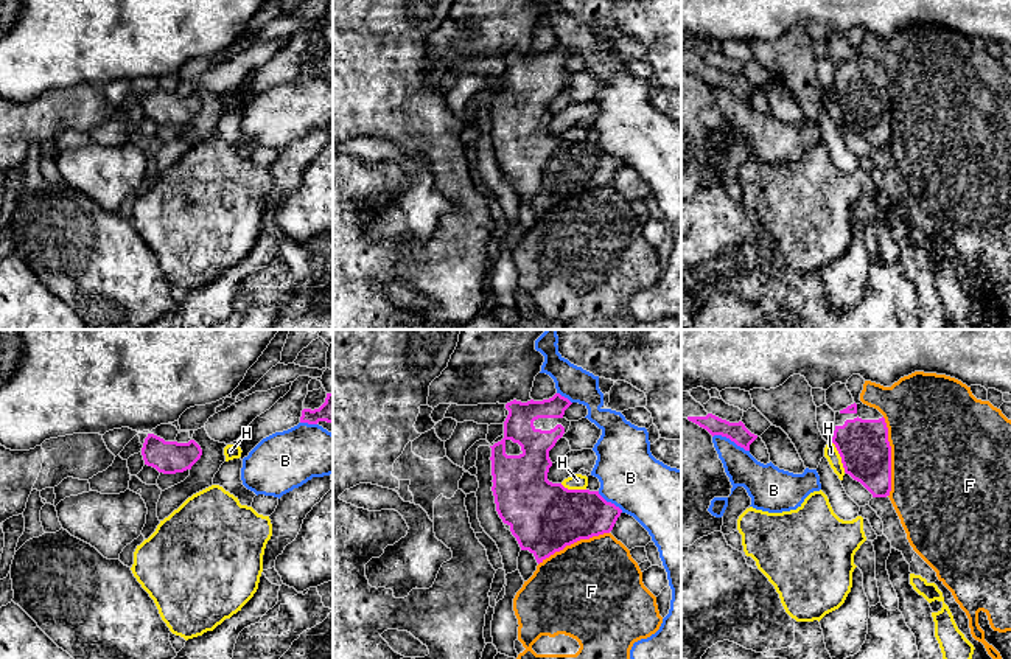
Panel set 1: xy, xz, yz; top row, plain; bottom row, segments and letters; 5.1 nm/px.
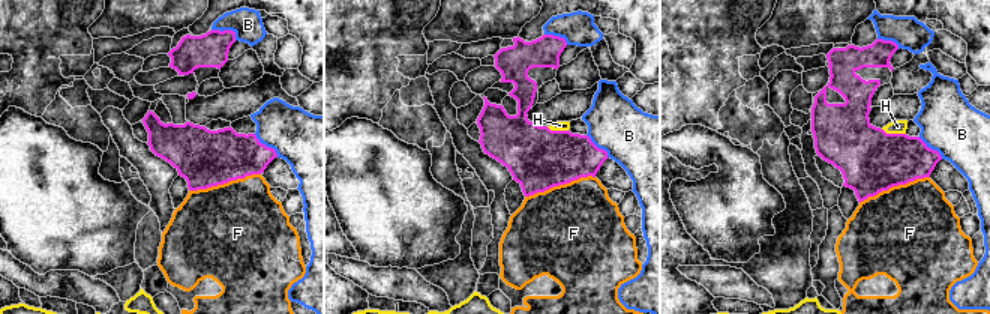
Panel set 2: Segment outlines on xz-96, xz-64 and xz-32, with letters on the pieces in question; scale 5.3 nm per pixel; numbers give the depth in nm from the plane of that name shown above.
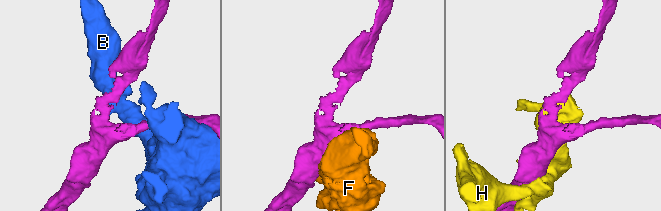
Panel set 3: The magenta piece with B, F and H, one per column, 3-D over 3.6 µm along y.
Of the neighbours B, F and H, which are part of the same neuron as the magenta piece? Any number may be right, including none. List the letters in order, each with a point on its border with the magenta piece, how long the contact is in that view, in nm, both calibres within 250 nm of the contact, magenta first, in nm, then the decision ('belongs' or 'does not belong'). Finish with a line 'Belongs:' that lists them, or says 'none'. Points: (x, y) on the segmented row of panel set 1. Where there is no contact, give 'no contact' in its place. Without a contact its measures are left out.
B: meets magenta in yz at (731, 440); contact 200 nm long; 100 nm thick on the magenta side, 170 nm on the other; does not belong
F: meets magenta in yz at (890, 457); contact 420 nm long; 260 nm thick on the magenta side, 500 nm on the other; does not belong
H: meets magenta in yz at (840, 456); contact 180 nm long; 260 nm thick on the magenta side, 70 nm on the other; does not belong
Belongs: none

